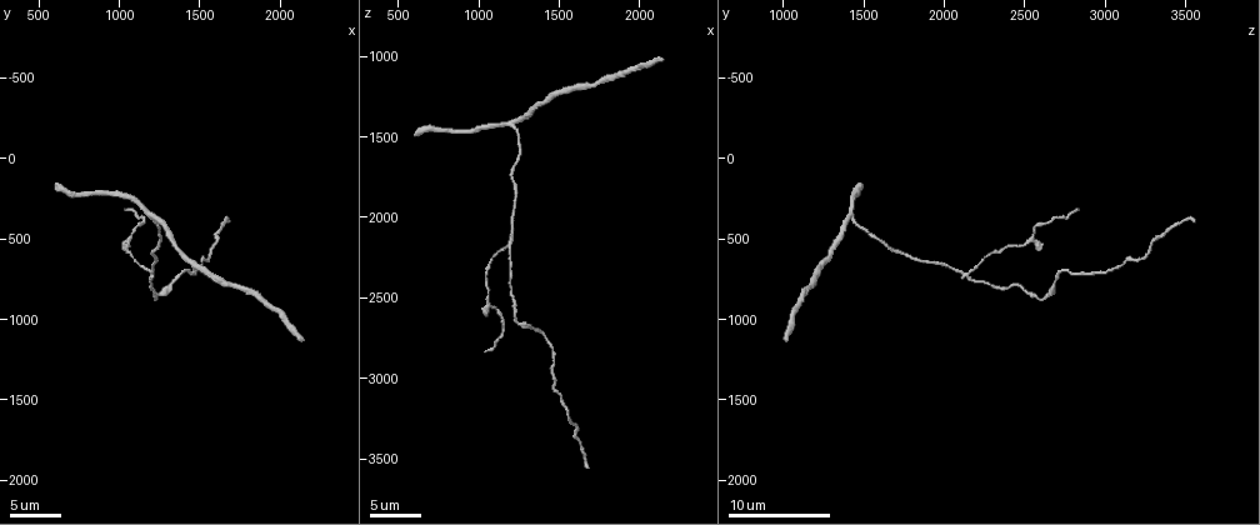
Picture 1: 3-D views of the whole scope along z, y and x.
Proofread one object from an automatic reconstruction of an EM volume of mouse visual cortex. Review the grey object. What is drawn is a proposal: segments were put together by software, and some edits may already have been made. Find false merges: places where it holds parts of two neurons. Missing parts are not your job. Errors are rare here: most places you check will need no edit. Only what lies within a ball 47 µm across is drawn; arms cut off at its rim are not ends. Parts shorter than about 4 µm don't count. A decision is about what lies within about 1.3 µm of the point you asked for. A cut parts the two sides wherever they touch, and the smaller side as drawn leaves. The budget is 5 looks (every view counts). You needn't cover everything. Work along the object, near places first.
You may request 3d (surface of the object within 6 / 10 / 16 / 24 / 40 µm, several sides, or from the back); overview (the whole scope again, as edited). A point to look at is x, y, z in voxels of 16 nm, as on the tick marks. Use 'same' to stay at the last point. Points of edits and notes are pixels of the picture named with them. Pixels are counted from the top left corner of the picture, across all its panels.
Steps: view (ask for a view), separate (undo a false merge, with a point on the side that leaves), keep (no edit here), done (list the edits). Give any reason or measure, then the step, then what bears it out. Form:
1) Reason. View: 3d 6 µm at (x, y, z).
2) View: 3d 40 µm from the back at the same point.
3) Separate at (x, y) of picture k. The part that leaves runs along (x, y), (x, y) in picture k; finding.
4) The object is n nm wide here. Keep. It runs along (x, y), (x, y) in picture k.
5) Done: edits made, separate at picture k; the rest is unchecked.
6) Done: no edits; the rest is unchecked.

A fork. View: 3d 10 µm at (1220, 360, 1420).

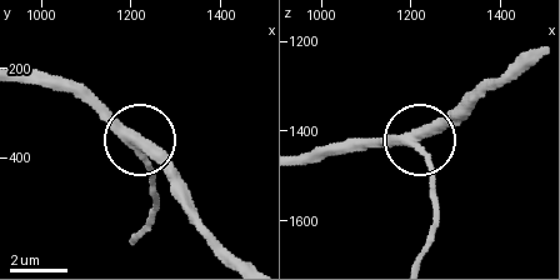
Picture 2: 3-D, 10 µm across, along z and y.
The side arm is 11 µm long. Keep. It runs along (138, 239), (153, 213), (153, 168), (130, 131), (90, 91) in picture 2; all the same neuron.

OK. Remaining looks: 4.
Three-way junction. View: 3d 16 µm at (1200, 740, 2140).

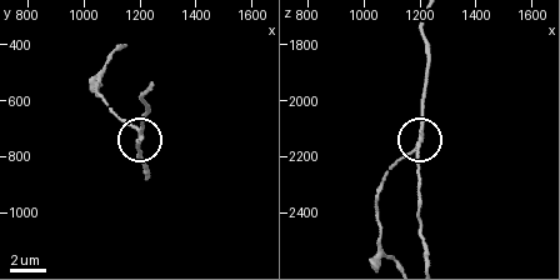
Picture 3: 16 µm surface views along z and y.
View: 3d 16 µm from the back at the same point.

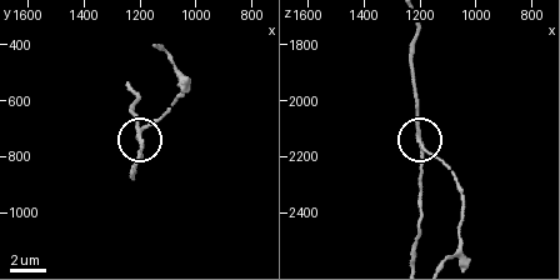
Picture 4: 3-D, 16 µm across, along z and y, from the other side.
The object is 190 nm wide here. Separate at (154, 119) of picture 4. The part that leaves runs along (420, 140), (451, 174), (460, 193), (460, 241), (446, 259) in picture 4; two neurons meet here.

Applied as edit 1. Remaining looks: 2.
Done: edits made, separate at picture 4; the rest is unchecked.

